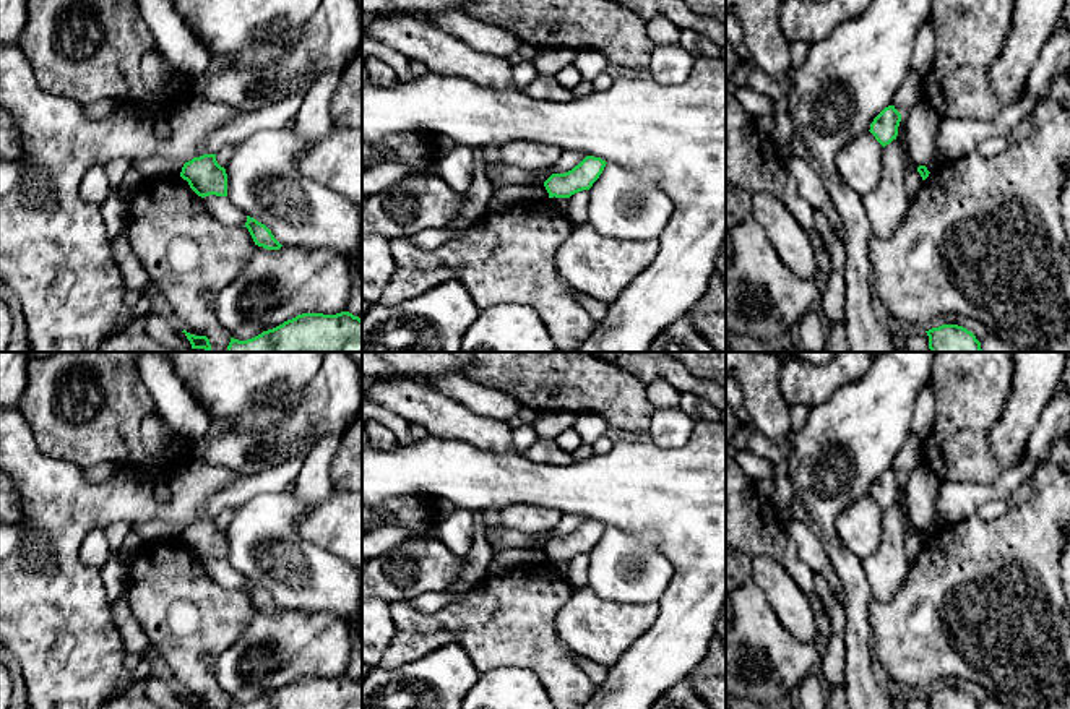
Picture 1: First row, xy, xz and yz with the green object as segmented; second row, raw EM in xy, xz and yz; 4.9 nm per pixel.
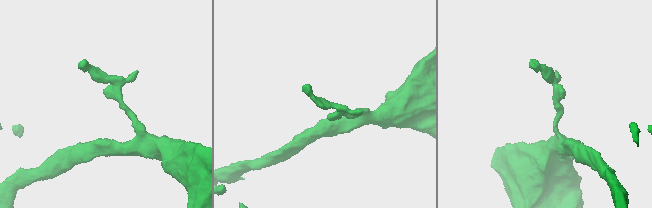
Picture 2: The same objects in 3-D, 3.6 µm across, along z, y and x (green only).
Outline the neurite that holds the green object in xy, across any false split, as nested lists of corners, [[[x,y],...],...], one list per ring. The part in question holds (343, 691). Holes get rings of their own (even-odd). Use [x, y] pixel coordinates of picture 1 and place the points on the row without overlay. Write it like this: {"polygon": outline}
{"polygon": [[[349,675],[302,677],[261,698],[229,709],[362,709],[362,683]]]}

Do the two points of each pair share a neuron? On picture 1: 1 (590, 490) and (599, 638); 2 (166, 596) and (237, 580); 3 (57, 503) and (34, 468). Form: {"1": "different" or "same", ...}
{"1": "different", "2": "different", "3": "same"}

